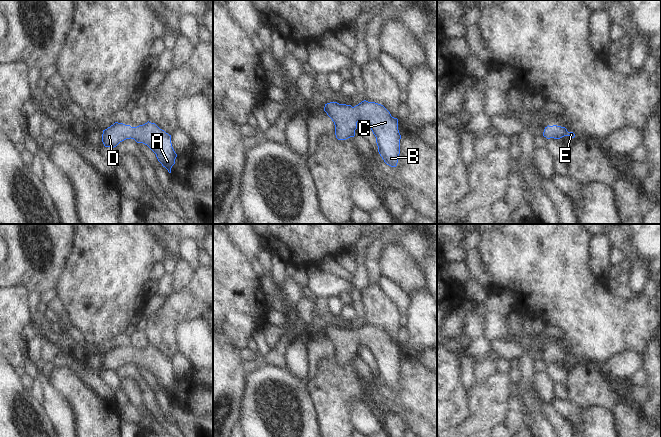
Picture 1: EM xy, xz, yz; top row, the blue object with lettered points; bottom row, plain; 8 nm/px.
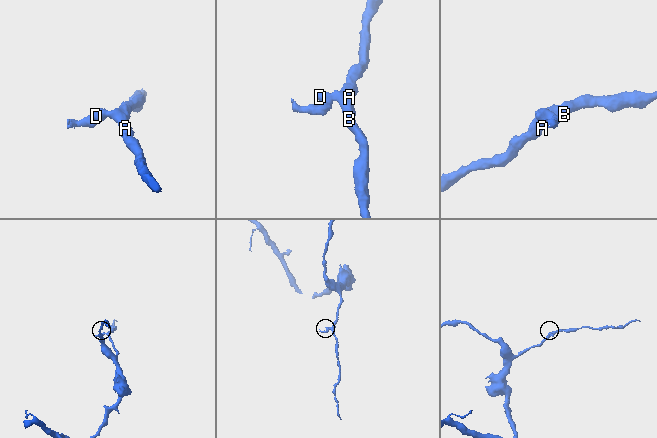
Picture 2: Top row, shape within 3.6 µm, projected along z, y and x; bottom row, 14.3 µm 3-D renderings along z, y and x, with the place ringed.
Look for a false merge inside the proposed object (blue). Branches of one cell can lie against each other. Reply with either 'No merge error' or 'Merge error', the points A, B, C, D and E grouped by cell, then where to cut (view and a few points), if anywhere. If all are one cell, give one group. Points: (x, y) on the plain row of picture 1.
No merge error. Groups: A B C D E. No split.

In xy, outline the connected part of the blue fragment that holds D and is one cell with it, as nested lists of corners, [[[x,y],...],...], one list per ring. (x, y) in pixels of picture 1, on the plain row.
[[[149,345],[137,351],[115,346],[103,354],[102,358],[102,366],[105,371],[114,372],[120,366],[130,362],[137,367],[147,369],[156,378],[162,390],[171,397],[171,392],[175,388],[177,381],[172,371],[171,359],[160,353],[155,347]]]

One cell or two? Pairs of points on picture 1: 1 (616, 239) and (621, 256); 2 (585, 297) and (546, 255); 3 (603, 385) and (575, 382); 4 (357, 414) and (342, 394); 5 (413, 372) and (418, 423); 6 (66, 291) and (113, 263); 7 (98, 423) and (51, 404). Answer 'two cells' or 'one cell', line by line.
1: two cells
2: one cell
3: one cell
4: two cells
5: one cell
6: one cell
7: two cells

